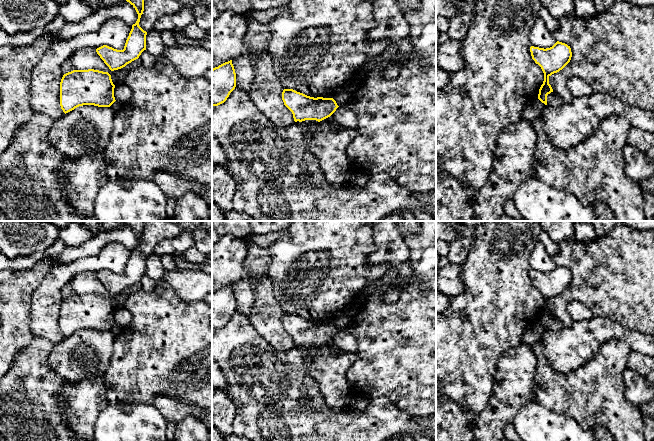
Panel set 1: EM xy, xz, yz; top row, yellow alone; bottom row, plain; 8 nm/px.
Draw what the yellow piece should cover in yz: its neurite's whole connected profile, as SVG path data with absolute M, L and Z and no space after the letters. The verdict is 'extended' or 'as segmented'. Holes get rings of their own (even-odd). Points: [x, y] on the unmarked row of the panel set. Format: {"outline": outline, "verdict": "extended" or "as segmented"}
{"outline": "M557 265L550 272L530 271L532 283L538 288L543 297L544 305L539 313L538 323L547 329L547 319L553 316L549 308L549 301L562 294L571 284L572 276L570 270Z", "verdict": "as segmented"}

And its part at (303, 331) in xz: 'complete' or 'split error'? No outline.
complete

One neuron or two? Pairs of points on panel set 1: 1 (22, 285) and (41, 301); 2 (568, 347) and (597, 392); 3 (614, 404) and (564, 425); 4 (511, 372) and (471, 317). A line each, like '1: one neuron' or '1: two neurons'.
1: two neurons
2: two neurons
3: two neurons
4: two neurons

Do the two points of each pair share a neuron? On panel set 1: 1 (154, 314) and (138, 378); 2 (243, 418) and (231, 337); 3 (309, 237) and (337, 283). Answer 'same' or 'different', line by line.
1: same
2: same
3: same

